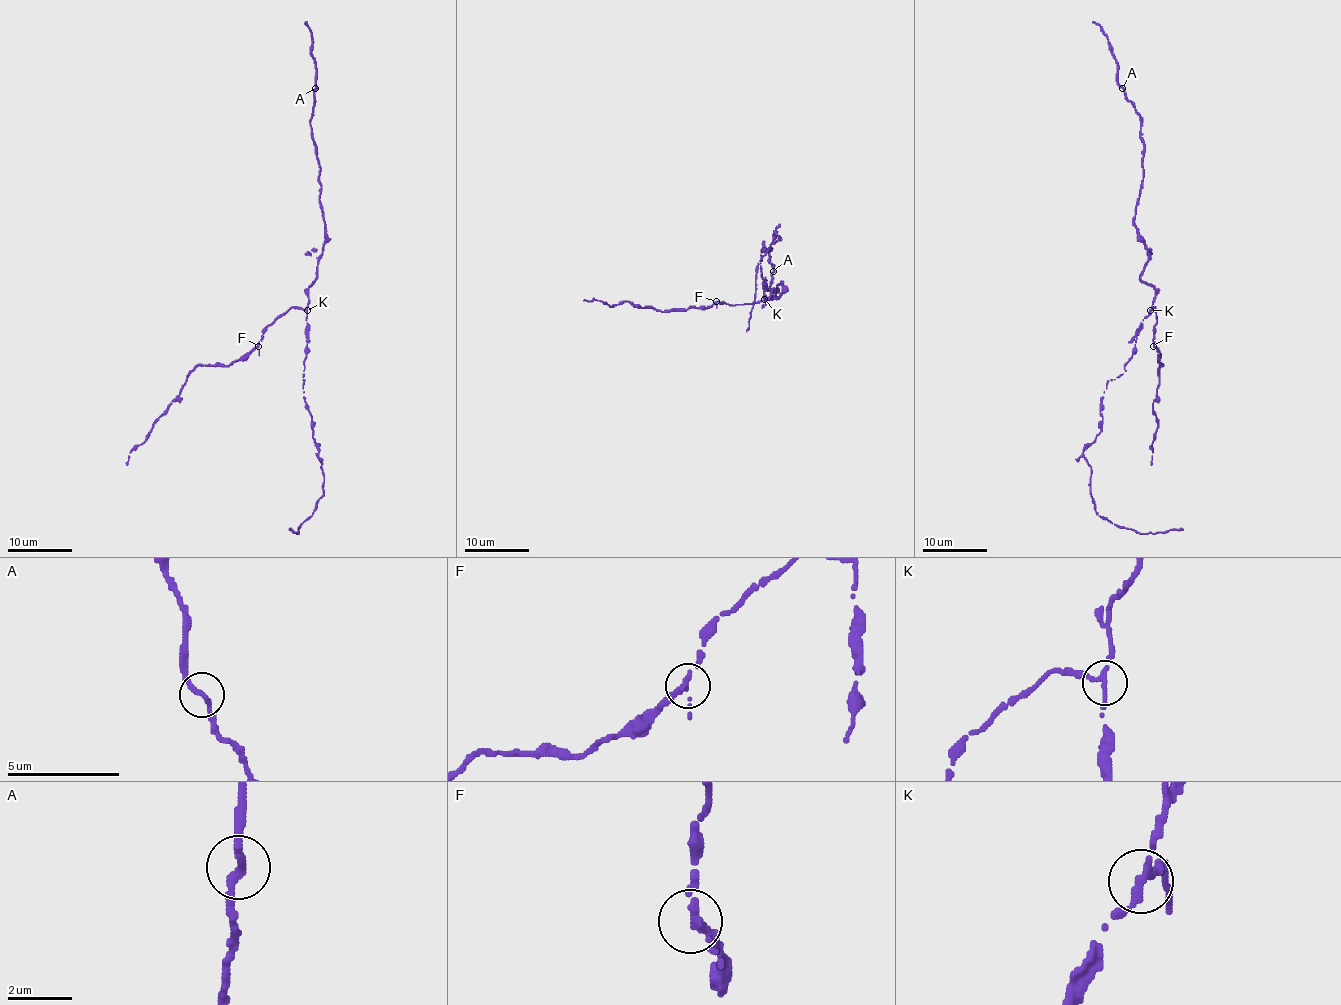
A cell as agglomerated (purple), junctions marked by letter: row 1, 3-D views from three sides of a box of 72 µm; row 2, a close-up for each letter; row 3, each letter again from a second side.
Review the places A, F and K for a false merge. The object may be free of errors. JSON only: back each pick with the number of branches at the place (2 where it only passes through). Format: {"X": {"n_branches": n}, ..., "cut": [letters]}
{"K": {"n_branches": 3}, "cut": ["K"]}

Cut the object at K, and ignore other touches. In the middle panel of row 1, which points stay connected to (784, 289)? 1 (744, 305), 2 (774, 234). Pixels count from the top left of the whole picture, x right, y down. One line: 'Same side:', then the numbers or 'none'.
Same side: 1

